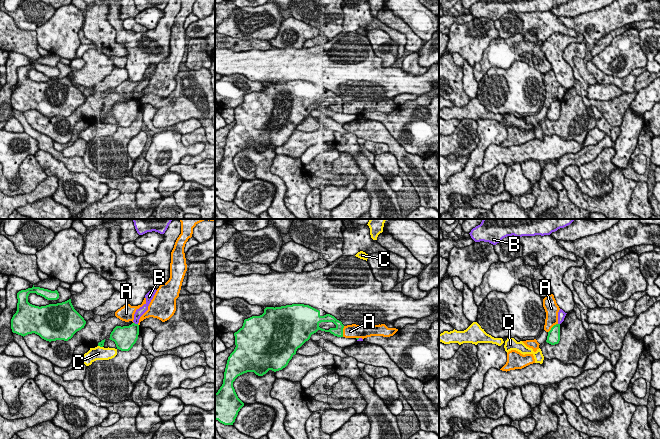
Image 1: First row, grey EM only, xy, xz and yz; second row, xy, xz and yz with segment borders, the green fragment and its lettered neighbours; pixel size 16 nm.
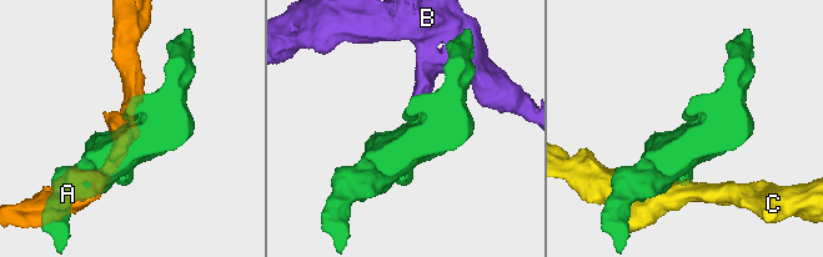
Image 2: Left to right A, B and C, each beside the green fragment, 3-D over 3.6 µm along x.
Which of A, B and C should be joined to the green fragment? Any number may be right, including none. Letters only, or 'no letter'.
no letter

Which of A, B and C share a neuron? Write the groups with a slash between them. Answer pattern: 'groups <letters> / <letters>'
groups A / B / C

